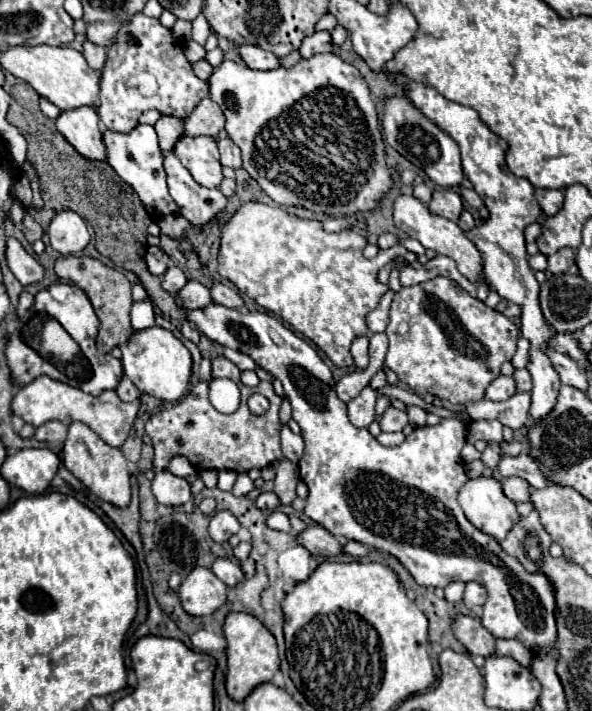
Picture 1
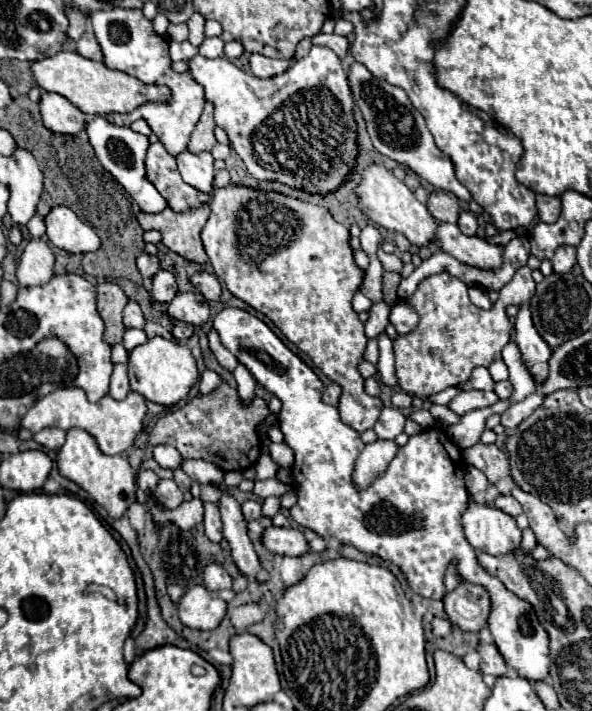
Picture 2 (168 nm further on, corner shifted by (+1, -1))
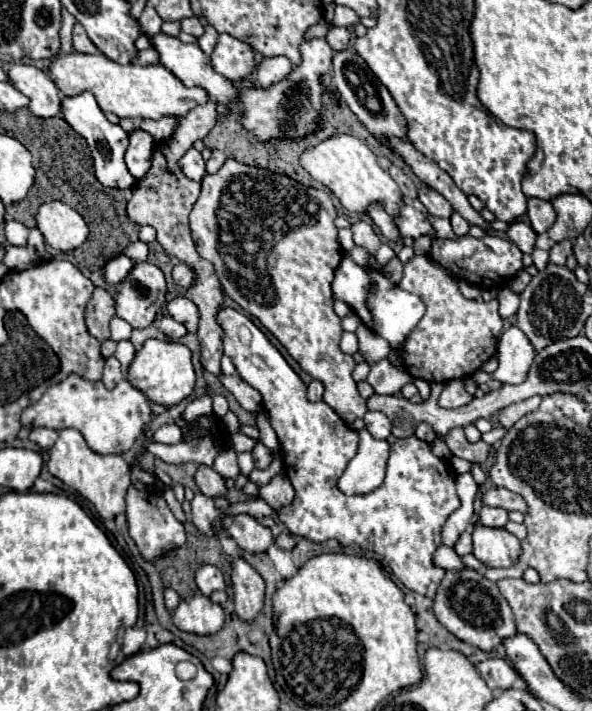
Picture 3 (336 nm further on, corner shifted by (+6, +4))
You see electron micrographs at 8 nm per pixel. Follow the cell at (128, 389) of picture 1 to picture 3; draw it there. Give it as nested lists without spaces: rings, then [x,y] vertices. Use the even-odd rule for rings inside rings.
[[[108,357],[106,359],[106,367],[104,367],[104,377],[102,377],[102,383],[106,389],[114,389],[114,385],[118,381],[122,381],[124,375],[120,371],[120,363],[116,357]]]

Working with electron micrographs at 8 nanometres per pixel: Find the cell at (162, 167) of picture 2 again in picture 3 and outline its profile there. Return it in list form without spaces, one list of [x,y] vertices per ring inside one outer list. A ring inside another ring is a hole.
[[[134,129],[128,133],[128,149],[126,149],[126,167],[134,179],[142,179],[146,171],[150,169],[150,159],[152,159],[152,147],[154,139],[150,133],[142,129]]]

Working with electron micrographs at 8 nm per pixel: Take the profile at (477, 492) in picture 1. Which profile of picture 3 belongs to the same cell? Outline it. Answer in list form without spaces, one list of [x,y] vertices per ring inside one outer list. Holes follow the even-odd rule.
[[[476,523],[472,541],[474,557],[484,567],[510,567],[522,555],[520,541],[506,529],[492,529]]]

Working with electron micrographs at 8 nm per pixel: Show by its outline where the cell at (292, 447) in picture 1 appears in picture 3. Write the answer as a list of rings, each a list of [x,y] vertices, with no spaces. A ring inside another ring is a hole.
[[[258,441],[258,445],[254,447],[252,455],[254,455],[256,469],[266,469],[266,467],[272,463],[272,451],[270,451],[270,449],[266,449],[260,441]]]

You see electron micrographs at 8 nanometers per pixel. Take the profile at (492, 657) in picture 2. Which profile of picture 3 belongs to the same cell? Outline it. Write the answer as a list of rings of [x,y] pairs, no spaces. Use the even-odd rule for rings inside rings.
[[[490,657],[490,659],[482,661],[482,663],[478,663],[476,667],[478,667],[482,679],[486,681],[486,685],[490,689],[500,689],[500,691],[510,689],[514,685],[514,681],[516,681],[514,669],[500,657]]]

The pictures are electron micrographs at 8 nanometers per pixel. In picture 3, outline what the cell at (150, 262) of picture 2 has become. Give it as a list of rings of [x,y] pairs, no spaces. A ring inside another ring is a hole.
[[[114,257],[114,261],[106,263],[106,269],[102,269],[104,273],[104,281],[108,285],[118,285],[126,279],[126,275],[130,273],[130,269],[134,267],[134,261],[130,261],[128,257]]]

